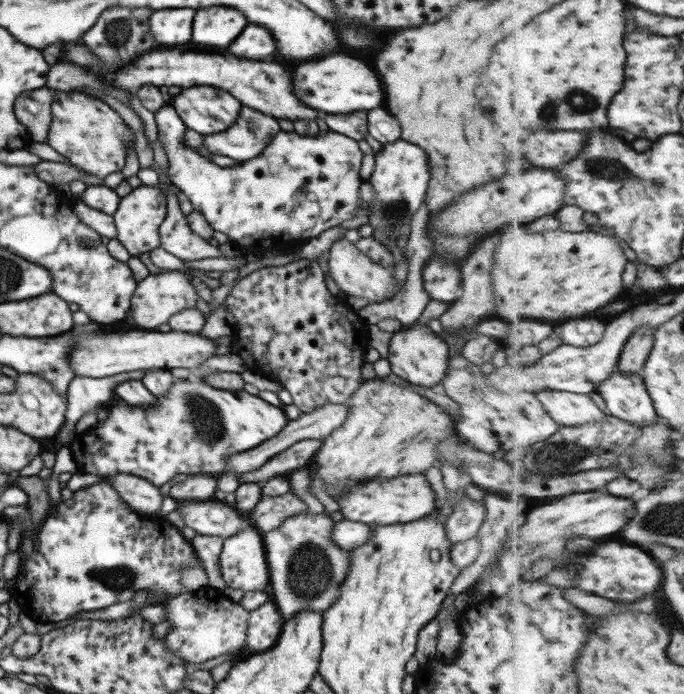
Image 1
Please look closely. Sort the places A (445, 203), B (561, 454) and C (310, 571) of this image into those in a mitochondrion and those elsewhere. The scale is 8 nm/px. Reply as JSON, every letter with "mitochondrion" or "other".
{"A":"other","B":"mitochondrion","C":"mitochondrion"}

